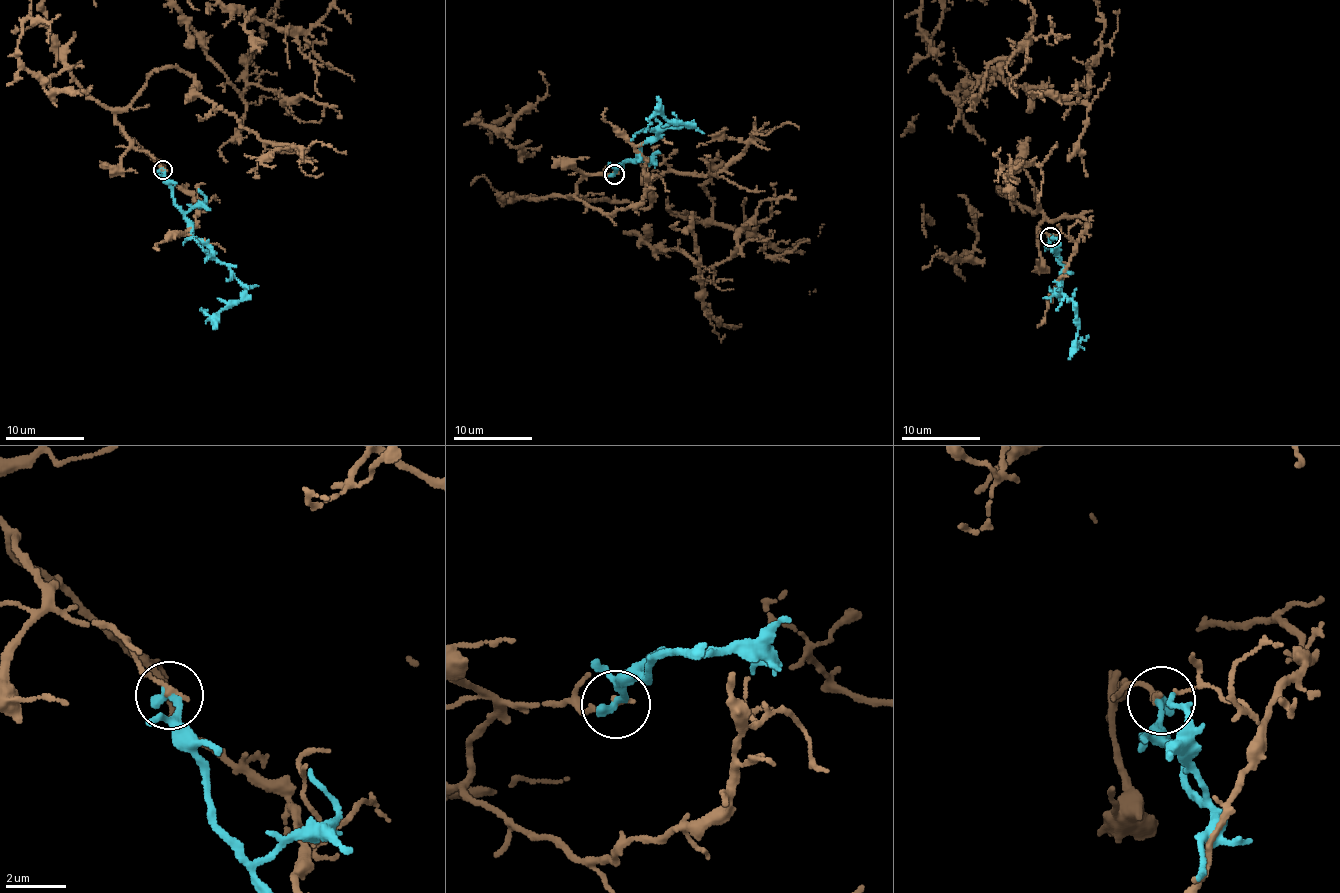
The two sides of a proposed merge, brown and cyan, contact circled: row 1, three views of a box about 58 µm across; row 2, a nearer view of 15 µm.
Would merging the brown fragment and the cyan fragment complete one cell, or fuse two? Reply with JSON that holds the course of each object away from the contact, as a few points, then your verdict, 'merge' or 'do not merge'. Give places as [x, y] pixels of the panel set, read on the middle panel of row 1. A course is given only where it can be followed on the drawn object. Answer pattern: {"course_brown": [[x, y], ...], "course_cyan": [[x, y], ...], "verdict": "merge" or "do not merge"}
{"course_cyan": [[615, 175], [614, 167], [634, 160], [639, 146], [673, 126], [690, 125], [659, 113], [644, 132]], "verdict": "do not merge"}

